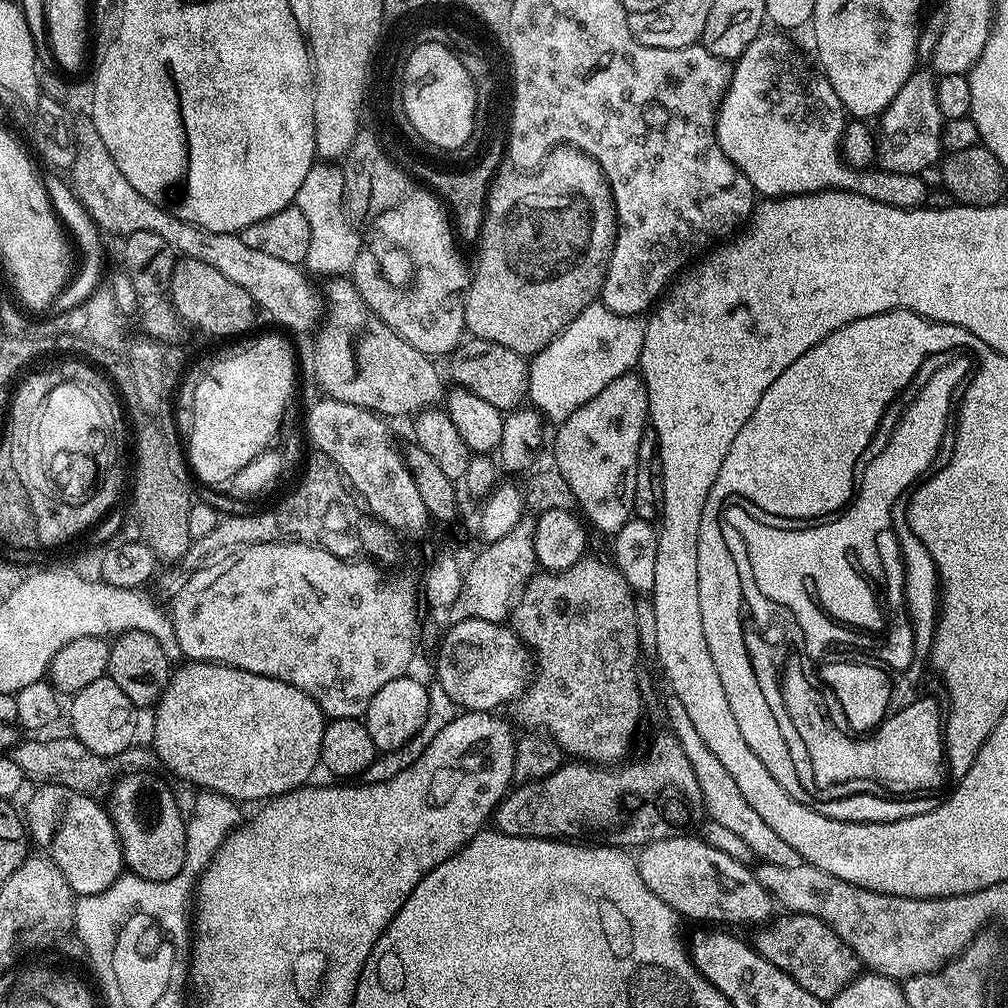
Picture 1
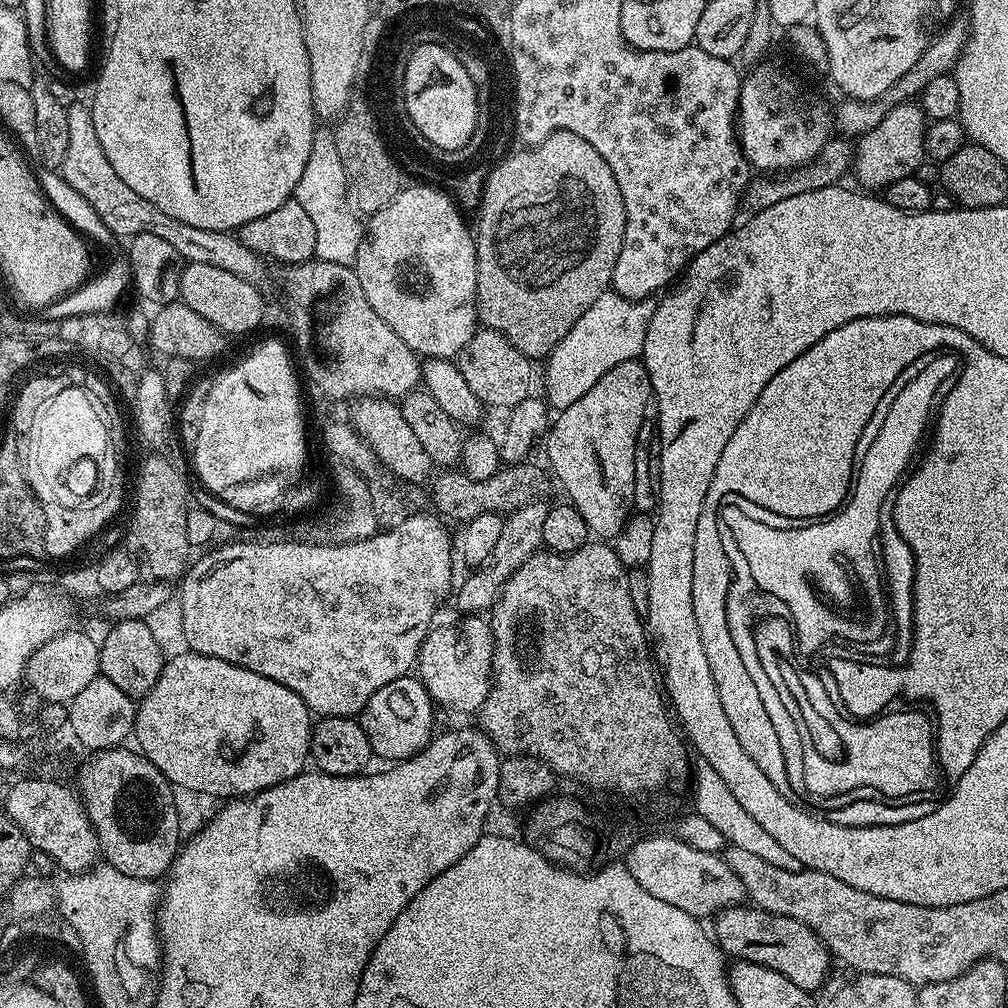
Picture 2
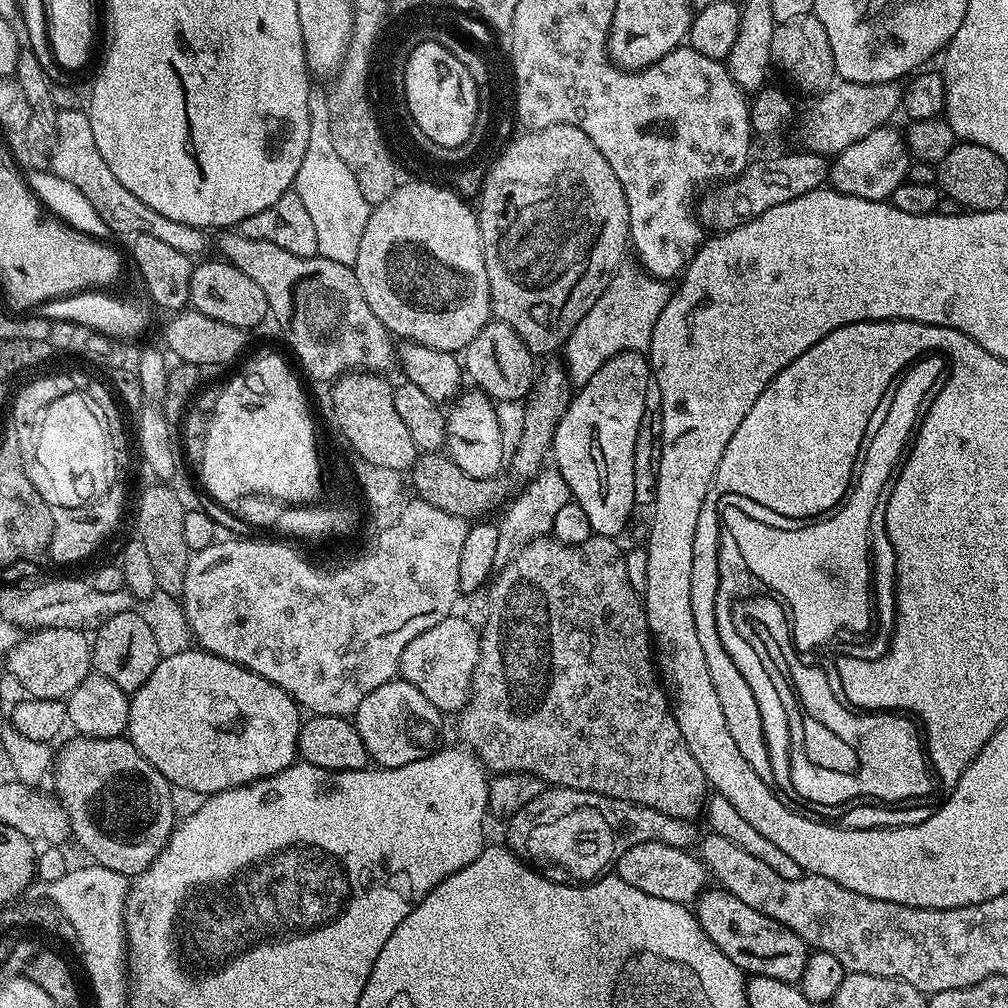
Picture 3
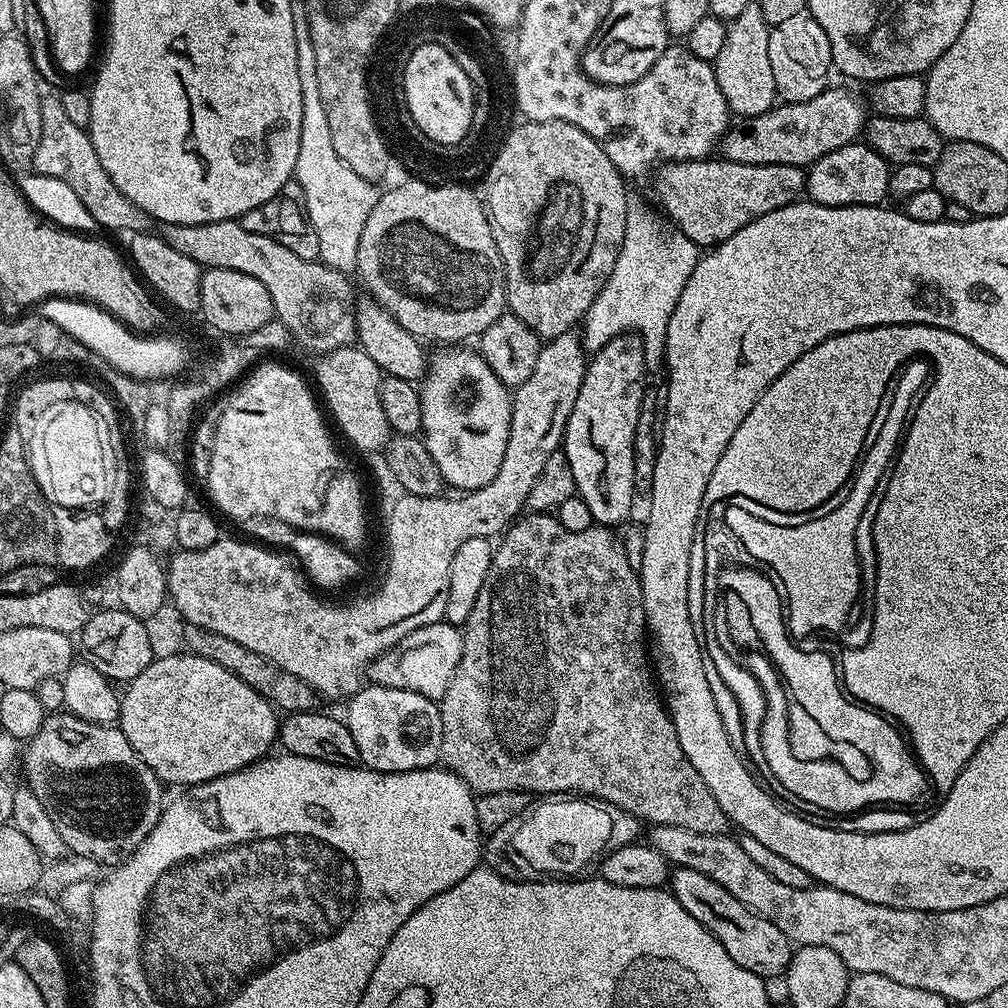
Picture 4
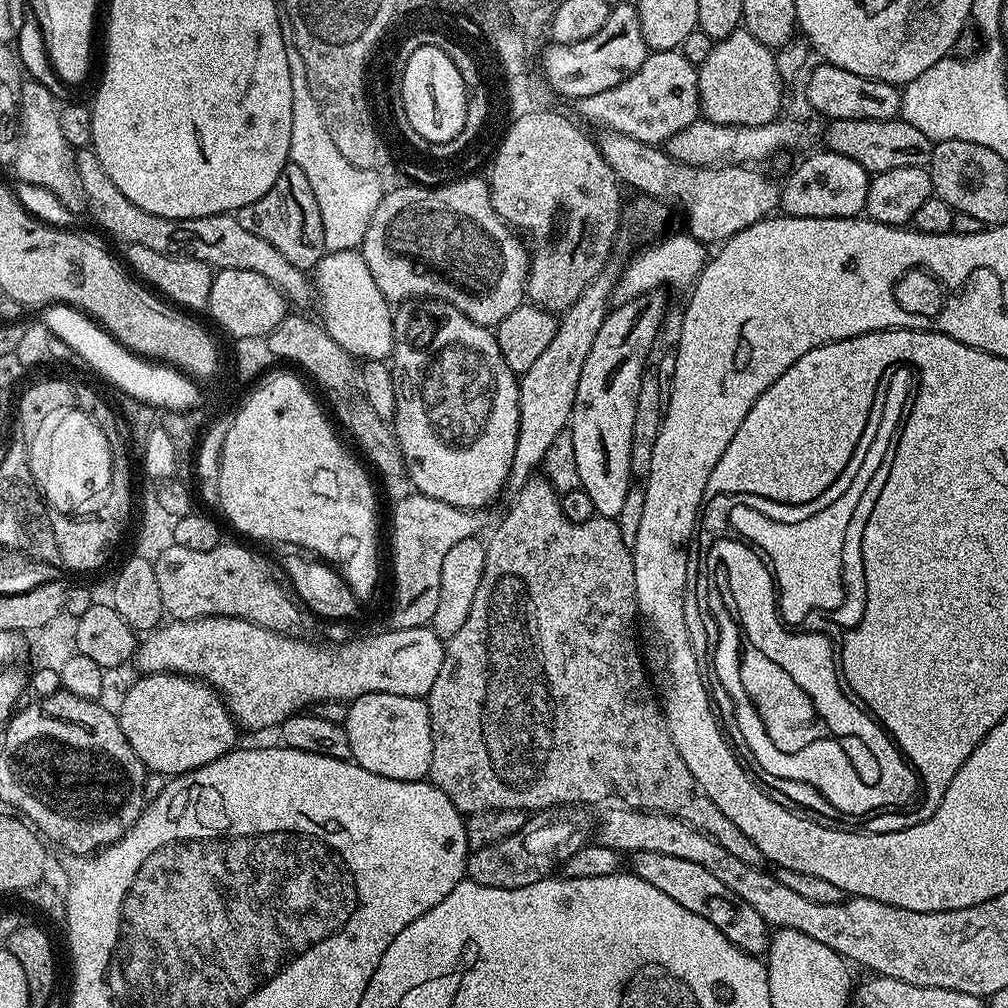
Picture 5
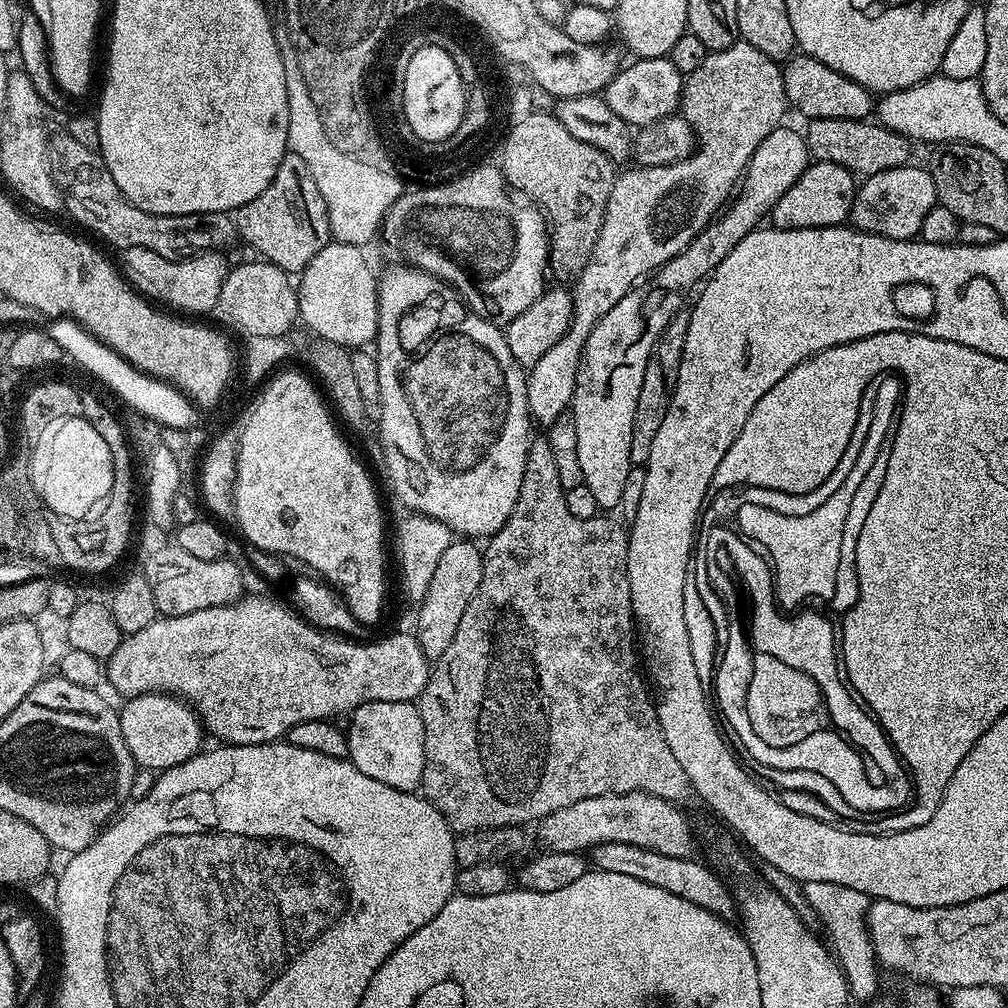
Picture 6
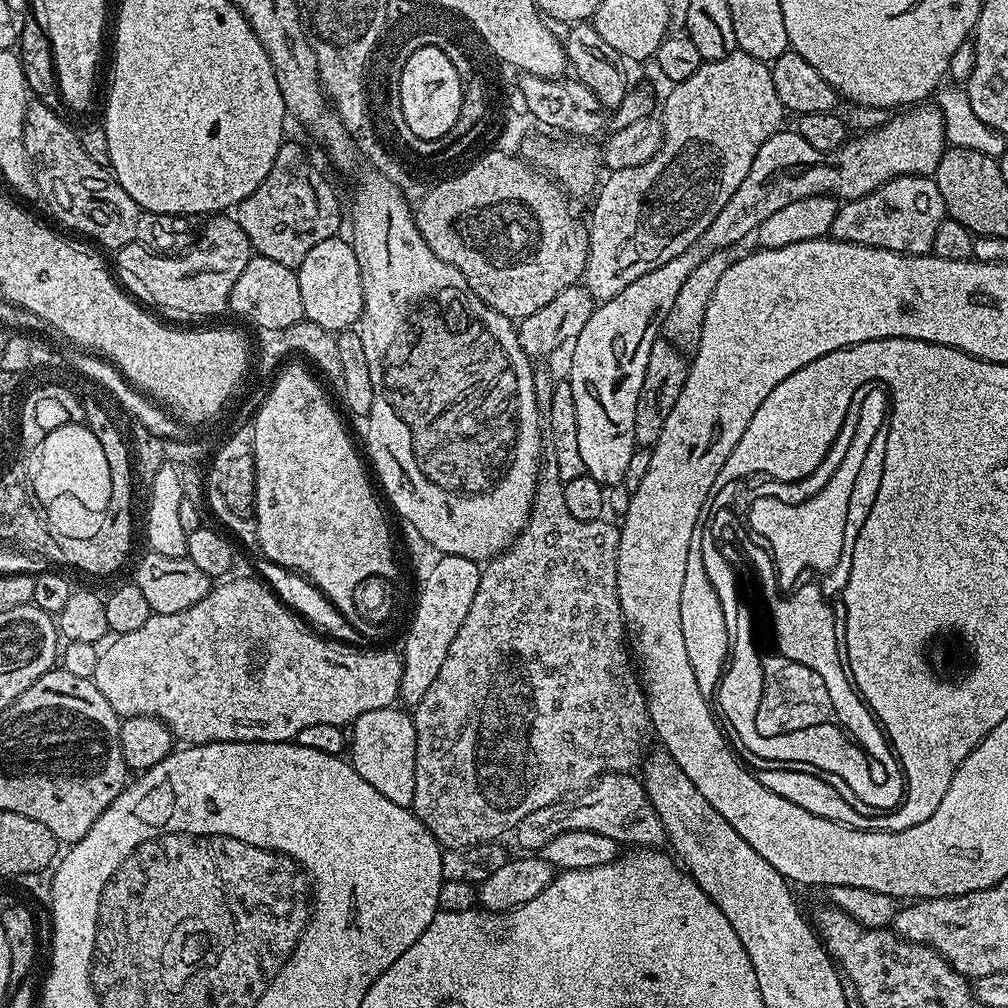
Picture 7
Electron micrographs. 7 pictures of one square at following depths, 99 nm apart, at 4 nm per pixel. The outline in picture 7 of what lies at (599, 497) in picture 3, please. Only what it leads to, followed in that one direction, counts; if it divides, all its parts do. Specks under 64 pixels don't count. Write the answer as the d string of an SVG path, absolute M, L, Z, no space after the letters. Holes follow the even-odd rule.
M914 106L909 110L901 111L899 114L889 118L888 121L885 122L882 127L877 128L876 131L857 135L855 138L849 139L842 147L833 152L814 150L814 146L810 146L810 142L806 142L806 138L802 138L799 131L792 130L792 132L788 132L789 130L781 130L776 132L770 138L766 138L766 142L762 142L762 150L758 150L758 154L754 158L754 163L750 165L750 174L746 174L746 178L742 178L742 186L738 186L738 190L734 190L734 194L730 194L730 202L726 202L726 206L722 206L722 210L718 210L718 218L714 218L714 222L710 222L708 229L706 229L687 250L685 250L678 258L674 258L670 262L658 266L658 270L650 270L650 274L642 274L642 278L638 278L638 282L630 282L630 286L626 286L626 290L614 294L614 298L597 303L596 309L590 314L590 322L586 322L586 326L582 326L582 334L578 334L574 343L571 345L572 369L566 373L566 379L574 390L574 410L578 410L578 451L582 454L584 471L587 475L593 476L597 482L605 486L611 486L611 484L623 485L625 483L624 475L630 466L630 458L636 453L638 447L636 439L634 438L634 410L638 406L638 394L642 390L642 382L646 378L646 366L648 365L648 359L650 358L650 350L654 346L656 339L661 335L663 319L666 318L666 314L670 312L671 306L675 304L678 290L681 290L682 284L686 282L686 278L688 278L690 272L698 266L698 262L702 262L706 257L715 252L731 249L733 247L731 244L736 244L739 240L746 239L747 236L749 239L749 237L755 233L756 228L762 226L762 222L766 222L766 218L770 218L770 214L782 210L782 206L790 206L790 202L805 200L808 196L831 196L840 202L857 200L866 194L870 194L874 190L878 190L878 186L882 186L886 182L890 182L899 176L932 176L933 173L935 173L938 162L942 162L942 154L946 147L944 138L944 119L942 118L939 107L924 107L928 106Z

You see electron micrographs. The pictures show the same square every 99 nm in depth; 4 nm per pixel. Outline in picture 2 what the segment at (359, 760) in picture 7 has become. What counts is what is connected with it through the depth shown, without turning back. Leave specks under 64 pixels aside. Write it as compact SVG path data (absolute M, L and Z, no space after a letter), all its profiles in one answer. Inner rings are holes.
M409 674L394 682L386 682L386 686L382 686L382 690L378 690L370 702L366 702L358 719L362 730L366 730L373 753L379 759L381 756L388 760L384 762L399 762L416 756L432 740L432 711L434 705L428 692L415 675Z

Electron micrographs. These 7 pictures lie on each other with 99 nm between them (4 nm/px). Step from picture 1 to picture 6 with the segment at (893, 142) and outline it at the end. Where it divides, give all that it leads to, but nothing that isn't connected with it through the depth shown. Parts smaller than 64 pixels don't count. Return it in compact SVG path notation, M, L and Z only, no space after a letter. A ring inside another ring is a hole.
M821 160L809 163L808 169L778 198L770 220L777 228L839 228L849 223L858 187L857 177L848 168Z

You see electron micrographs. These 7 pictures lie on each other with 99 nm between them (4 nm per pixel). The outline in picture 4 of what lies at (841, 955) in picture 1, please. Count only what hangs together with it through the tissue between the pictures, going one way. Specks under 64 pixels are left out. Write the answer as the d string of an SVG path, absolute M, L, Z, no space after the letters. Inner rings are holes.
M676 868L670 876L670 891L682 910L690 914L690 918L698 918L700 925L715 940L722 942L726 954L730 954L730 958L734 958L738 966L765 978L776 976L779 972L780 975L787 973L794 951L792 941L786 938L786 934L782 934L782 930L778 930L778 926L774 926L774 922L762 918L754 910L738 902L738 898L734 898L734 894L726 890L726 886L718 886L714 878L698 874L698 870Z

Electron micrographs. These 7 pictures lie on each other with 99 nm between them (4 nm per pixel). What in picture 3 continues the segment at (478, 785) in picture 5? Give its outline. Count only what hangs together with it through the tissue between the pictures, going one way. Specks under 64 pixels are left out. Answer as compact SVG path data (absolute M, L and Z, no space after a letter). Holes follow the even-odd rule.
M594 534L586 542L578 542L578 546L570 546L558 542L551 535L539 536L511 557L505 563L508 565L504 569L501 567L495 573L487 589L488 617L484 620L484 628L479 629L480 653L474 666L471 691L464 707L458 713L460 736L489 773L519 772L526 776L537 776L548 786L608 795L610 798L645 804L673 818L695 821L696 815L705 811L710 799L710 785L706 774L702 774L702 766L698 766L694 754L690 754L690 746L686 746L682 730L678 730L678 722L672 713L669 697L658 679L658 672L654 667L654 645L650 639L644 602L641 593L636 592L634 586L630 586L630 578L626 578L625 549L619 548L616 543L611 536Z

